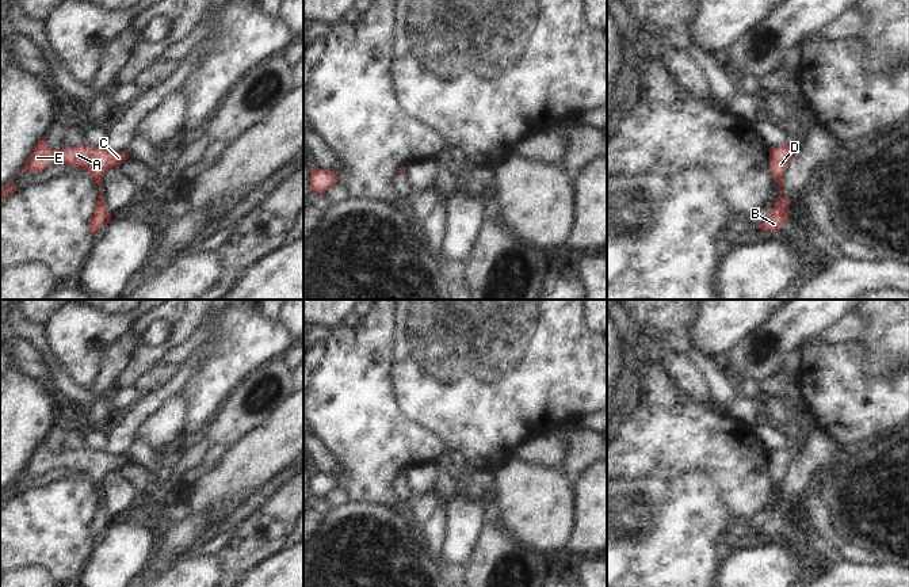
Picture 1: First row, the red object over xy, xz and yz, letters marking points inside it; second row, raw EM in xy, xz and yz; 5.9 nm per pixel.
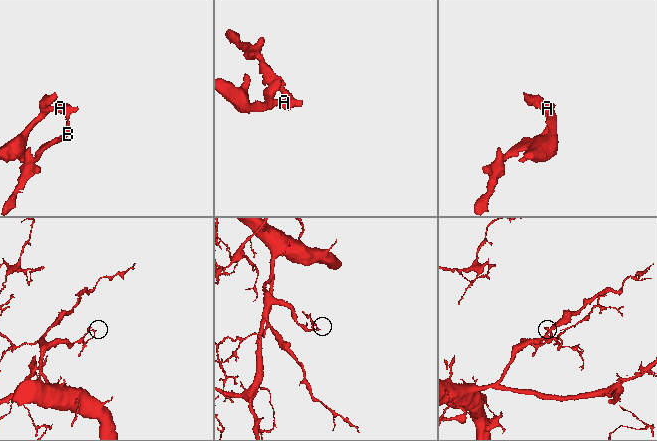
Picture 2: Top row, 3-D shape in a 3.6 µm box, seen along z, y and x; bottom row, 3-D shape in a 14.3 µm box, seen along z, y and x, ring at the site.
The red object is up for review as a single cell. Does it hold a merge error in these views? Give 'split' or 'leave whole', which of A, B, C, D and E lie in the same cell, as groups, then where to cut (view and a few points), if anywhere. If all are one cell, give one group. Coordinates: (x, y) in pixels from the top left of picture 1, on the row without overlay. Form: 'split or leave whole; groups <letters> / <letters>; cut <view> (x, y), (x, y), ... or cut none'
split; groups A C D E / B; cut yz (782, 481), (776, 486)

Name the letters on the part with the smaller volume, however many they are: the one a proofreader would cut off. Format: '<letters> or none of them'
B

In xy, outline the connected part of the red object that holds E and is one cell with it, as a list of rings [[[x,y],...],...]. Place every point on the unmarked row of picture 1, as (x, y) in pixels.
[[[41,442],[38,447],[31,454],[23,474],[19,477],[19,480],[24,476],[39,476],[45,472],[47,472],[51,468],[62,466],[66,469],[70,469],[76,473],[85,473],[95,487],[102,485],[104,481],[104,477],[110,472],[119,472],[123,465],[129,462],[126,456],[110,456],[106,451],[98,451],[98,450],[89,450],[87,447],[81,450],[65,450],[62,453],[53,454],[47,450],[45,442]]]

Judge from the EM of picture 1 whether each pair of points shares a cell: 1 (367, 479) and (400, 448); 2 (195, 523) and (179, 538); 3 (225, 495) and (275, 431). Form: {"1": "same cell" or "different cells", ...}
{"1": "same cell", "2": "same cell", "3": "same cell"}

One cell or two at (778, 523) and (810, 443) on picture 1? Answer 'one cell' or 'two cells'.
one cell

